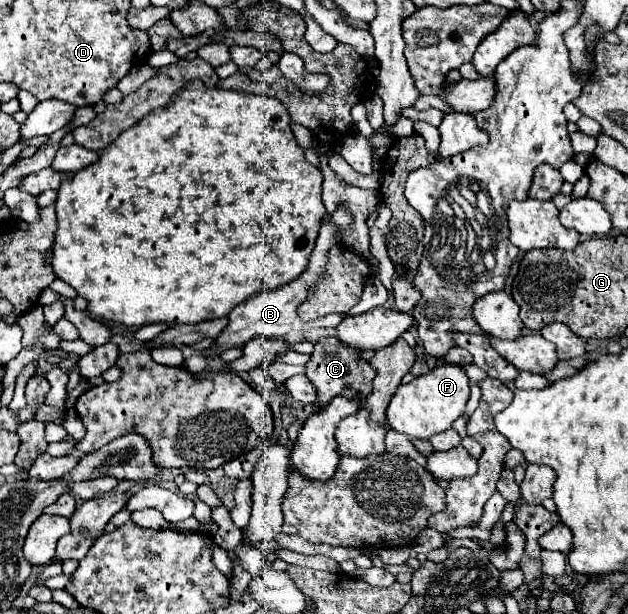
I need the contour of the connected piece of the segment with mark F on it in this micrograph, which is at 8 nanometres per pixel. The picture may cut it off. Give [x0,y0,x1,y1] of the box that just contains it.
[387,363,469,439]

